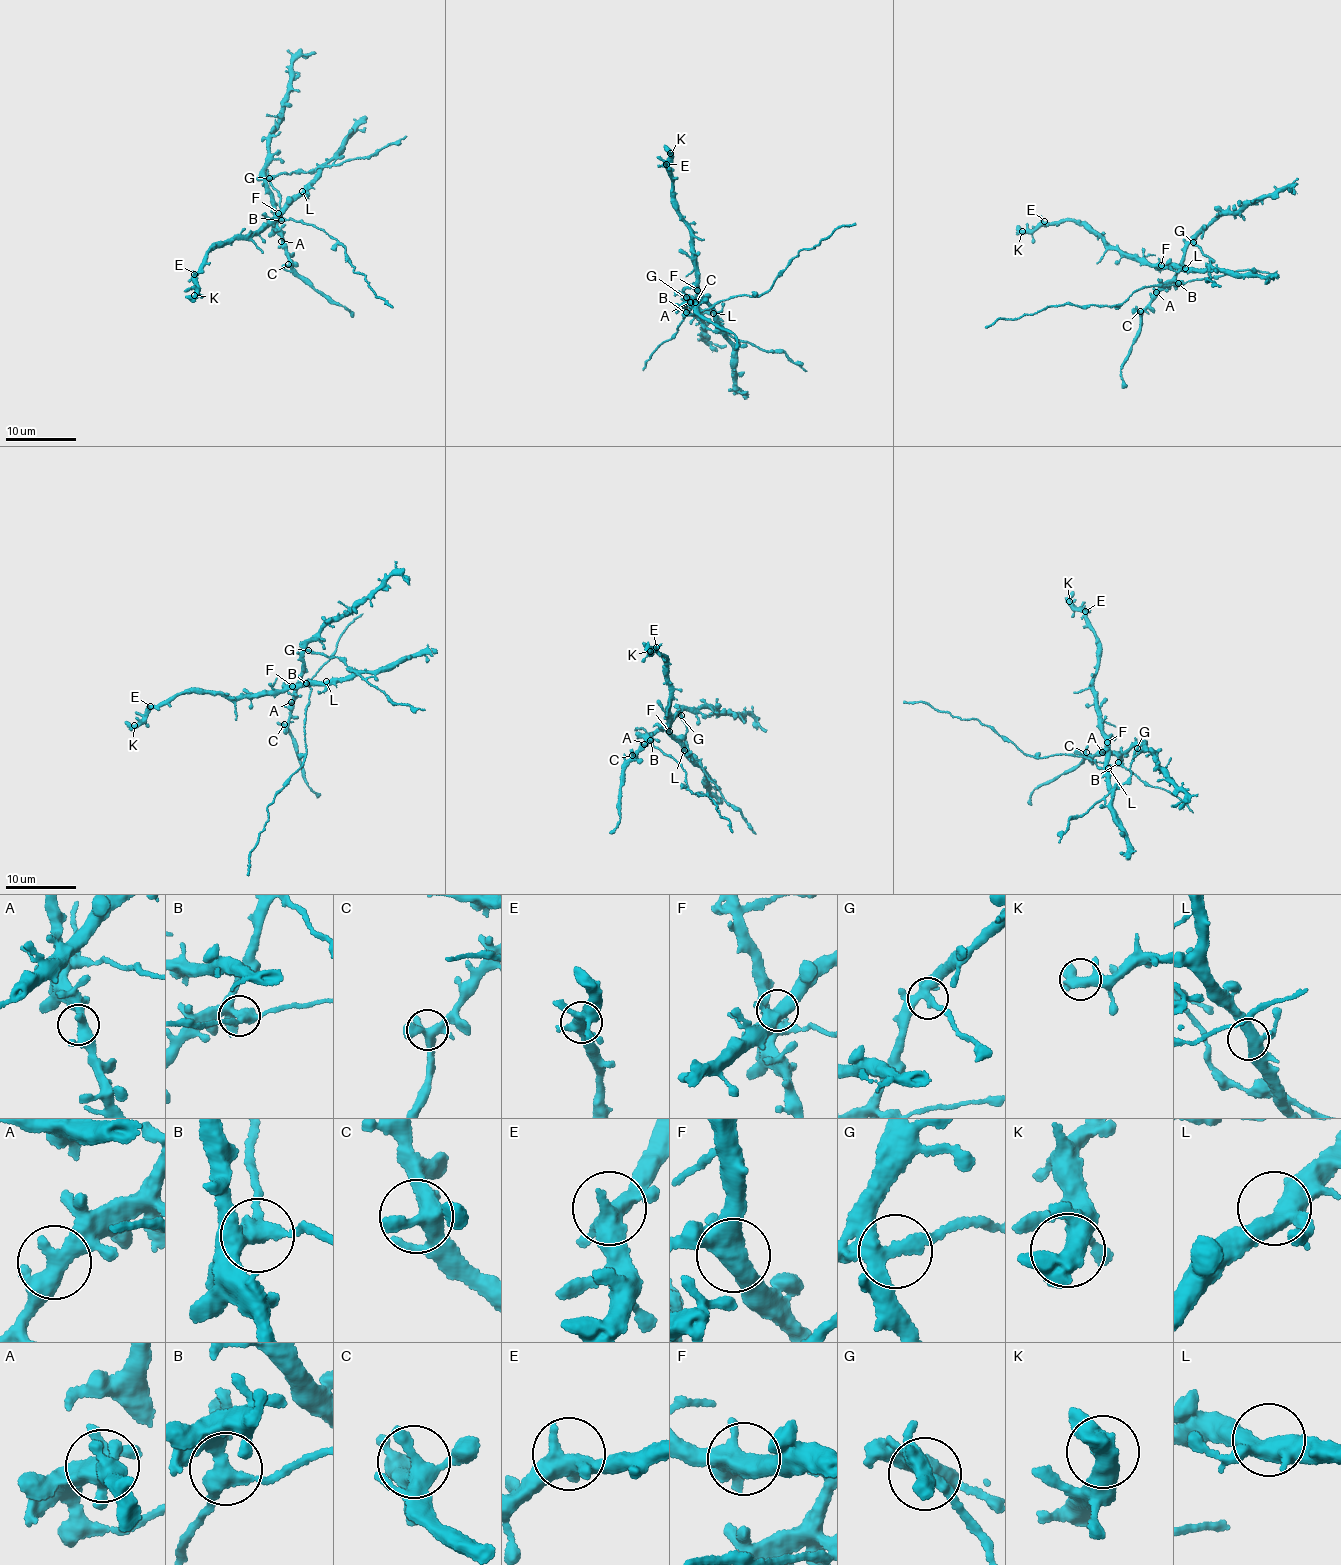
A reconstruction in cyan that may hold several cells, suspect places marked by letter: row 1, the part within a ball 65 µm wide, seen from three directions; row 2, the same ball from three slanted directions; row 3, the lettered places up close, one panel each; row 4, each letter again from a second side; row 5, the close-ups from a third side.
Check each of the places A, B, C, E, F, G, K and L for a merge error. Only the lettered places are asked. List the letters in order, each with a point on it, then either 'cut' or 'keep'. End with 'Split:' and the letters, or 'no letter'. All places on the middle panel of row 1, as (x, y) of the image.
A: place (690, 302); keep
B: place (686, 312); cut
C: place (695, 302); keep
E: place (666, 164); keep
F: place (697, 290); keep
G: place (686, 297); cut
K: place (670, 153); keep
L: place (713, 313); keep
Split: B, G

